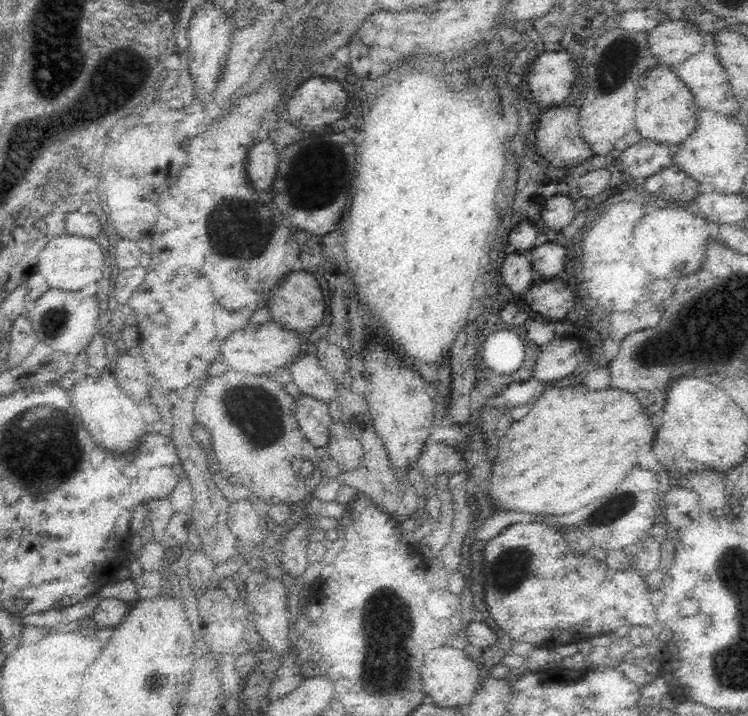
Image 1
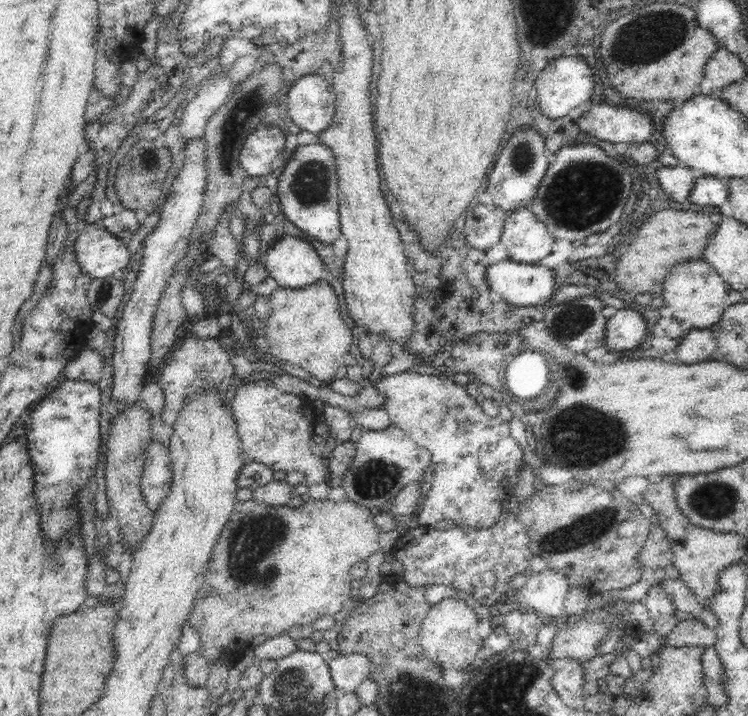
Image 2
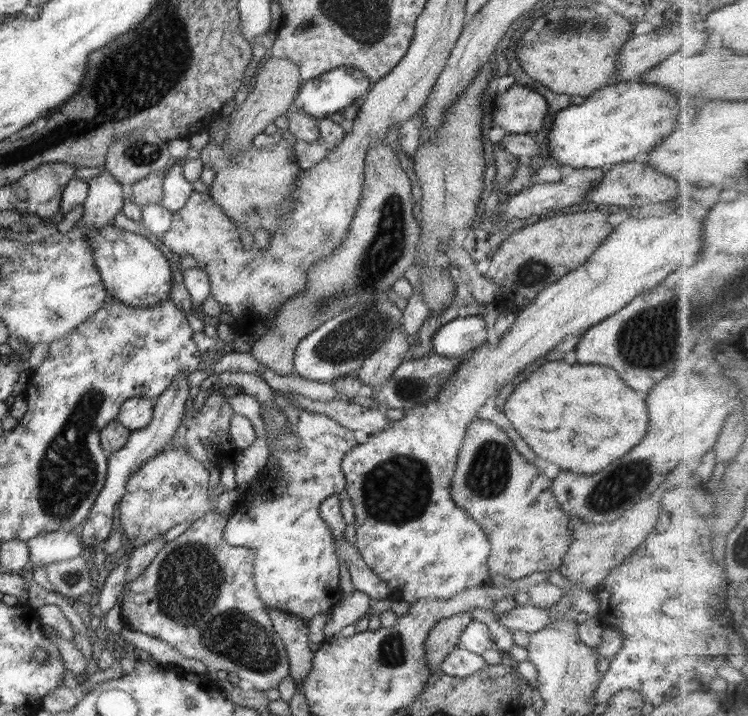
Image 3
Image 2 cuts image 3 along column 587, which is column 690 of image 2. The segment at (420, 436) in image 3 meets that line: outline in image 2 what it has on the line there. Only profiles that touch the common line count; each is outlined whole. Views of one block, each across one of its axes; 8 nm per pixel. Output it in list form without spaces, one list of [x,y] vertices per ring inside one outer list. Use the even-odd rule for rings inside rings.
[[[703,258],[678,262],[664,278],[661,288],[660,296],[665,306],[672,310],[672,317],[689,329],[705,330],[715,326],[727,308],[726,297],[729,290],[724,279]]]

